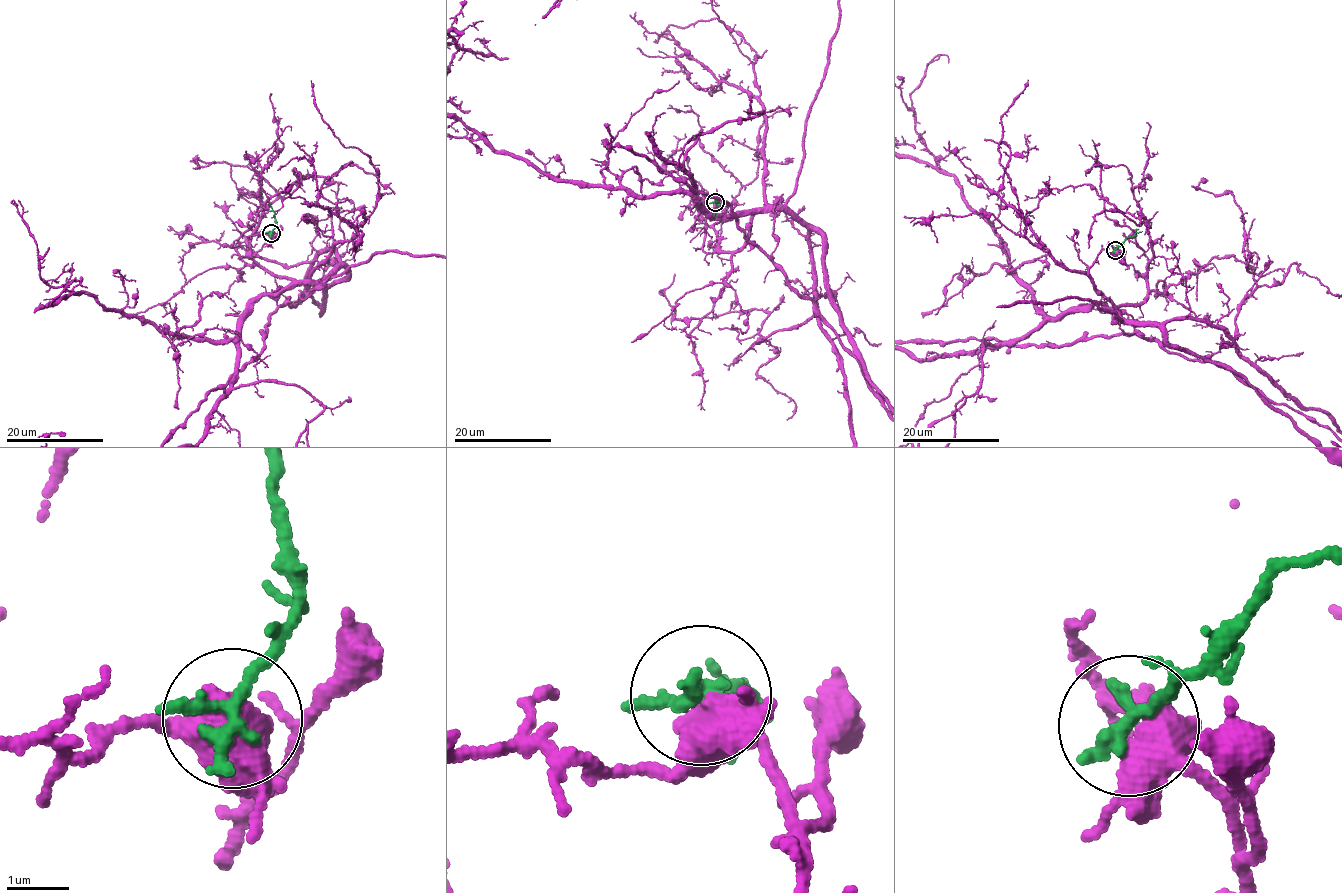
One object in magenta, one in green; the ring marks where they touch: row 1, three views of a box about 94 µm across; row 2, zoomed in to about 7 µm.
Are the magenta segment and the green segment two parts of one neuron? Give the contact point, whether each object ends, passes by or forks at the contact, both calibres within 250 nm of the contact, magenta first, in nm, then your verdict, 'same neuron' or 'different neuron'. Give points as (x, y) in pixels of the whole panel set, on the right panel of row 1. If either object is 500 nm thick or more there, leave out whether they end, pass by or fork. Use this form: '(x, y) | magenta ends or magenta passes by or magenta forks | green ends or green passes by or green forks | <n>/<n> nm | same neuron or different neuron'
(1115, 250) | magenta forks | green ends | 420/340 nm | different neuron

